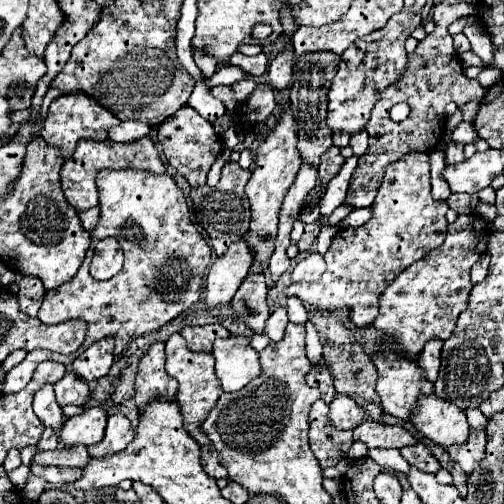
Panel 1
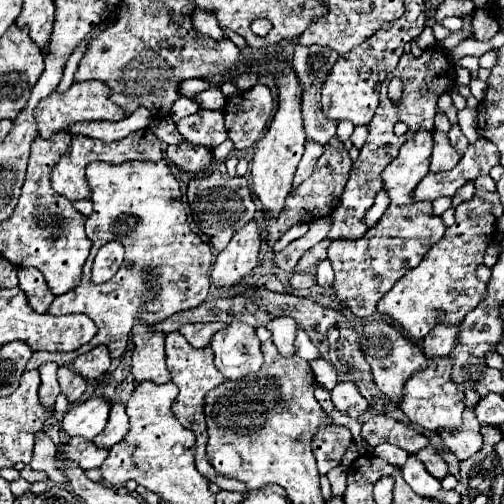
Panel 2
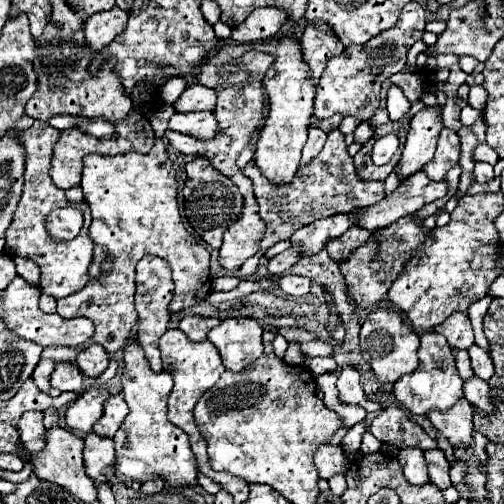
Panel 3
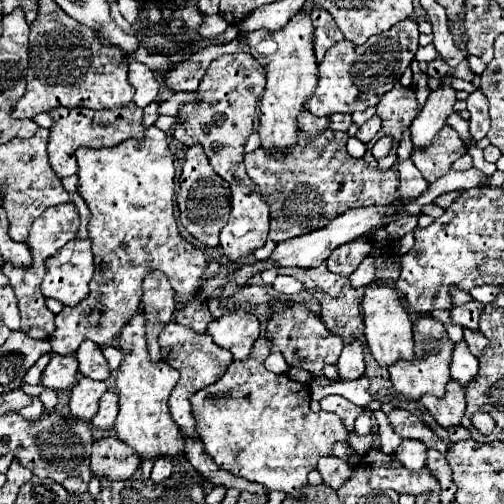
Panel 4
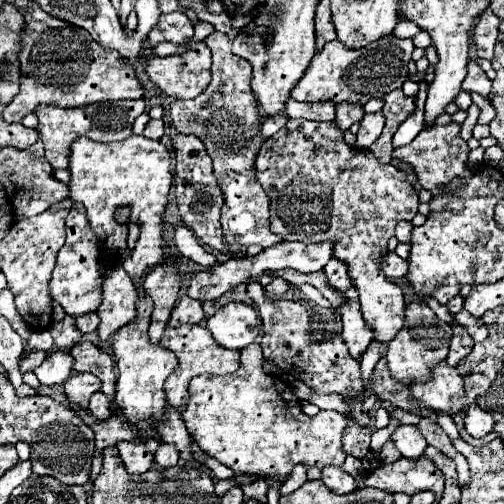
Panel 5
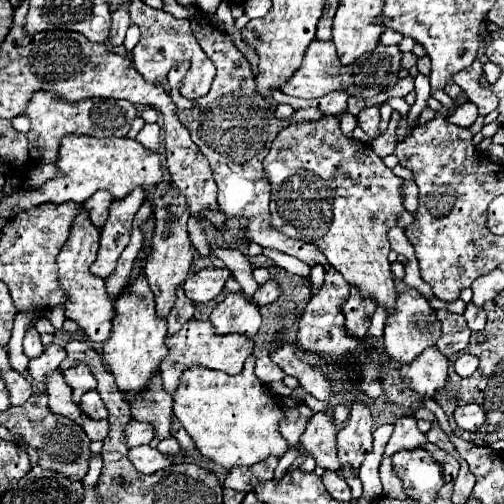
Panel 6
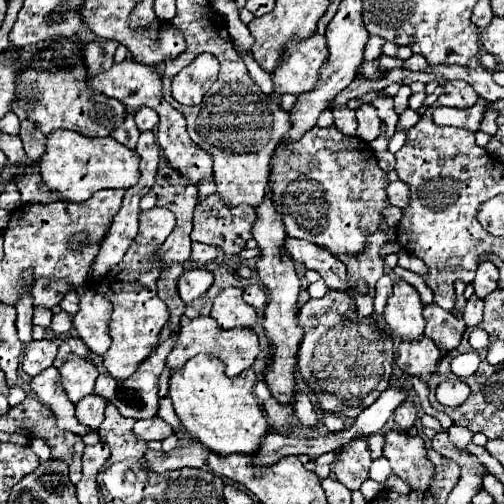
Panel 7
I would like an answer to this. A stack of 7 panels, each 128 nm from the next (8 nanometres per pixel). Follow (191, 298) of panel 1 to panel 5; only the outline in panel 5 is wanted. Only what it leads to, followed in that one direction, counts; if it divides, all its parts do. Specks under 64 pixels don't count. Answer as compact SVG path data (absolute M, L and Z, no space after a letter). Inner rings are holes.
M136 134L122 142L110 144L80 138L70 146L70 150L70 198L84 204L96 240L102 252L108 254L108 258L104 260L104 272L112 270L118 262L120 266L124 266L134 286L138 286L152 268L166 260L164 214L168 206L168 192L172 188L170 152L162 144L162 140L148 140L146 136ZM122 206L130 208L130 220L124 224L116 220L116 210ZM130 224L140 226L140 238L132 250L128 248ZM66 316L64 320L60 320L60 322L54 322L52 326L50 326L50 334L52 334L52 338L54 338L54 346L58 348L58 350L70 350L76 342L80 342L82 340L82 332L78 330L78 326L76 326L76 318L72 318L72 316Z

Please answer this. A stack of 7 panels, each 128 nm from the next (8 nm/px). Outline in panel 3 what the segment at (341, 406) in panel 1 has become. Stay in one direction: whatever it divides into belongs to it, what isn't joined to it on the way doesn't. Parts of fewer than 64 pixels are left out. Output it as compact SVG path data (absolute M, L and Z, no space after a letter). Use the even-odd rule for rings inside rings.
M342 368L338 376L338 392L340 402L346 406L362 406L366 412L378 412L382 406L378 402L370 402L360 386L360 374L354 368Z

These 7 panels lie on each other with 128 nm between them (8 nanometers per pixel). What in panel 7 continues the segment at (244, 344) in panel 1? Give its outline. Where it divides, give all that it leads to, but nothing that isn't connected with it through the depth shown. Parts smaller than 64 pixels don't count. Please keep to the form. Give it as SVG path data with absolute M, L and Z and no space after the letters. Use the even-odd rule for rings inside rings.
M224 288L212 306L212 318L220 328L250 328L256 324L256 308L242 300L242 288Z

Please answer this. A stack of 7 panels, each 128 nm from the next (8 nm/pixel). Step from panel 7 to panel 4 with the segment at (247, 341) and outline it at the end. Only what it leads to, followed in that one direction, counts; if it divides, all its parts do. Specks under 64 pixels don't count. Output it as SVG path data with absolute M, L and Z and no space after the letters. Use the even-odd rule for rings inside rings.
M170 322L158 338L158 344L162 348L162 360L172 364L178 372L180 372L180 380L174 386L172 394L170 394L170 416L172 420L178 424L178 428L192 440L200 440L196 436L196 426L194 426L194 416L190 412L190 398L192 394L196 394L198 390L210 386L212 382L220 380L220 376L226 372L228 364L232 362L232 354L226 352L224 348L218 348L214 344L214 340L208 334L198 334L190 328L180 326L178 322Z

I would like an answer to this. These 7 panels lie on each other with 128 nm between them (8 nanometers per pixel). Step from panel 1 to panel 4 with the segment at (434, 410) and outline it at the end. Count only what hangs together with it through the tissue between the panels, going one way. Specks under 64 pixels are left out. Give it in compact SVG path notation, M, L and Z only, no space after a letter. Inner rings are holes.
M432 316L418 318L418 322L414 322L414 352L416 352L418 360L416 362L400 360L390 368L390 380L396 388L396 392L400 392L408 400L420 400L420 396L424 396L424 394L444 396L446 384L450 378L448 364L452 358L452 348L454 348L454 344L450 342L450 338L440 322L436 322Z

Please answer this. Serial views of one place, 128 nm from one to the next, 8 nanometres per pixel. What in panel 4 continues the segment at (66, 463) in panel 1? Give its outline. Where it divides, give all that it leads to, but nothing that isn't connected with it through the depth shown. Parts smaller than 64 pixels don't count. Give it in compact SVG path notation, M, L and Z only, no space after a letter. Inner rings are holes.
M114 436L94 440L90 470L98 478L126 480L140 468L140 458Z

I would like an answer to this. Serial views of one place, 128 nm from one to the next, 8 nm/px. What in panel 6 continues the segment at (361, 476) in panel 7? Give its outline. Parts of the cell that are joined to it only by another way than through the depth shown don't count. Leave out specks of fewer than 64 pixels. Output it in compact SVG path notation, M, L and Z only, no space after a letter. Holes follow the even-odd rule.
M358 398L352 400L350 410L348 424L338 432L338 458L342 466L350 464L358 470L364 456L372 450L372 412Z

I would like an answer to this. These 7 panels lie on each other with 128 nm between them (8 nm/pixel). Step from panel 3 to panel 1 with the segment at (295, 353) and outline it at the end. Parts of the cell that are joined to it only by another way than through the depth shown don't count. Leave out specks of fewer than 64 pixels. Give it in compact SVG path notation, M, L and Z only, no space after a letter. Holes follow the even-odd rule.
M278 306L278 308L270 314L270 318L266 320L266 336L268 336L270 340L274 340L274 342L276 342L276 340L282 340L286 324L288 324L286 308L284 308L284 306Z

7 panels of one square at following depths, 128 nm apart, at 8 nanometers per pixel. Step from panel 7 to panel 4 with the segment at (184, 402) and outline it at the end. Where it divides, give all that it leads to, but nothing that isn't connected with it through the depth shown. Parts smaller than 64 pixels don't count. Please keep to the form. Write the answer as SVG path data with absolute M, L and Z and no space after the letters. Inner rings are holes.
M260 336L248 360L232 362L224 376L192 396L192 414L196 418L196 432L218 468L242 476L250 482L258 482L268 490L280 490L296 500L304 500L302 488L308 486L308 474L316 468L320 456L332 454L332 444L346 438L346 428L336 414L314 414L310 410L308 384L292 380L288 374L274 374L264 368L264 360L272 354L272 342Z

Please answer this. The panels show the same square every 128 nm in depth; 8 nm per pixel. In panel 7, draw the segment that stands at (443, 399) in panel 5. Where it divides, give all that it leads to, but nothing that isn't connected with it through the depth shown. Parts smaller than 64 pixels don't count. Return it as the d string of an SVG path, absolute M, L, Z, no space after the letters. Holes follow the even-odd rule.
M426 336L412 344L408 342L398 344L398 352L396 352L398 368L408 376L420 378L422 382L428 382L430 376L436 374L438 360L440 360L440 350Z

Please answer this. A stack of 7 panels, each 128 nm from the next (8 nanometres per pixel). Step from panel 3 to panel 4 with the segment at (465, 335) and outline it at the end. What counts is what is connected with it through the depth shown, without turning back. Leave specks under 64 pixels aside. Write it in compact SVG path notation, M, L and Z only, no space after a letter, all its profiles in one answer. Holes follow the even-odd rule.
M476 300L470 304L464 304L464 306L456 306L450 312L452 322L462 326L462 328L470 328L472 332L476 332L478 330L478 316L480 316L482 308L484 308L484 304L476 302Z

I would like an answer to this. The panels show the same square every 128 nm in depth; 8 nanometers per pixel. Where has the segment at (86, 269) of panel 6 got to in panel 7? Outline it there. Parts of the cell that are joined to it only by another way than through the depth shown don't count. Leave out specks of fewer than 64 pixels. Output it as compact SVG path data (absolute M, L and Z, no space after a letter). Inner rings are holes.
M88 284L80 286L76 292L80 298L80 310L74 314L72 324L90 352L104 354L112 344L112 338L108 334L112 302L104 300L104 296L98 292L92 292Z

